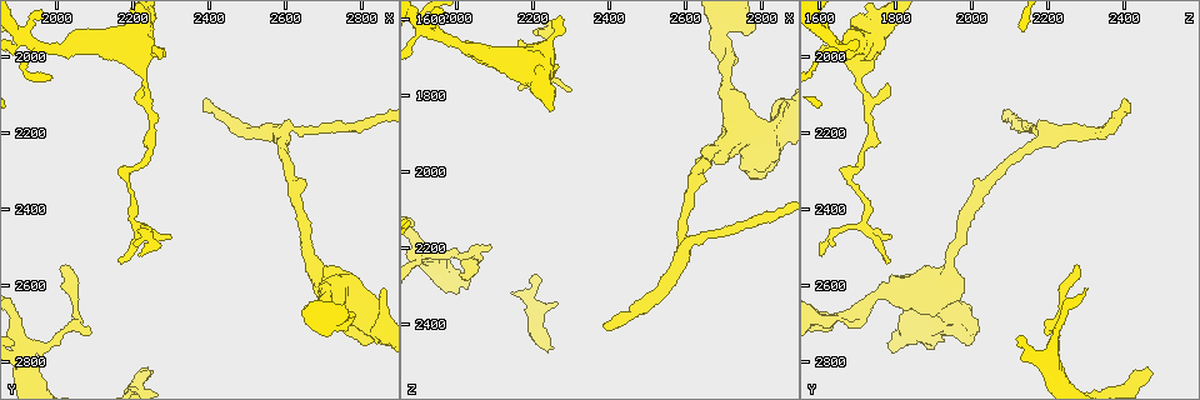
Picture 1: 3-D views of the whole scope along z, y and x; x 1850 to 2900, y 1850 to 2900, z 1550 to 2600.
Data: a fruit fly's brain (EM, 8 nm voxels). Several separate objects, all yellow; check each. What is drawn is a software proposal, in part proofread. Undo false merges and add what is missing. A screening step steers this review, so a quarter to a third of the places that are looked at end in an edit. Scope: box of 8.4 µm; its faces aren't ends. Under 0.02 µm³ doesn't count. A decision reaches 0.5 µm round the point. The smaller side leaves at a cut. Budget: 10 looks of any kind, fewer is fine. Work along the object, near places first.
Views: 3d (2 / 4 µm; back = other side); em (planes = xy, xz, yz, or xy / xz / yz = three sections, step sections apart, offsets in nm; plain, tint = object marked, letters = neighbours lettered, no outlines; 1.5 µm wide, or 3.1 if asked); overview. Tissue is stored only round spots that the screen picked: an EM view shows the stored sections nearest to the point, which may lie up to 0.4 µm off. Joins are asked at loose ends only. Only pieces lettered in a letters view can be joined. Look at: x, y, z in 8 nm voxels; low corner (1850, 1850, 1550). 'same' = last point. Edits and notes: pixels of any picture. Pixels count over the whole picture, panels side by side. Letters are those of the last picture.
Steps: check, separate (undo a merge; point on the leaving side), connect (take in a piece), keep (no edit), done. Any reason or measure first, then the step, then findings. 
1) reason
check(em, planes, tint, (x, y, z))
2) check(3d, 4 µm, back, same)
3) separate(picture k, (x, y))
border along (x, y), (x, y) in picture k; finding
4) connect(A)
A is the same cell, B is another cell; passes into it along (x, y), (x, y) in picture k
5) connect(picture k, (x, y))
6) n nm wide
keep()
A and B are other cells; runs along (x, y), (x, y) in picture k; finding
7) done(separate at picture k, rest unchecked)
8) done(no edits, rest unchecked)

tapers out
check(em, planes, letters, (2015, 2545, 2280))

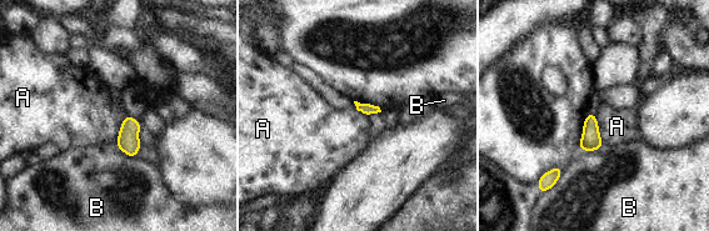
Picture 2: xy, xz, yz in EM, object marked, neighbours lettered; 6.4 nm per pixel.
keep()
A and B are other cells; border along (594, 114), (603, 146) in picture 2; no lettered piece goes on from it

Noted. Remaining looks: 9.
end of a long branch
check(3d, 2 µm, (2385, 2115, 2400))

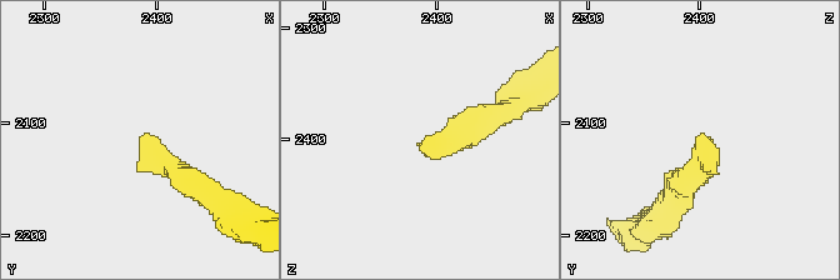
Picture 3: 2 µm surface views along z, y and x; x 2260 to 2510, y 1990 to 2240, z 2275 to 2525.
shape alone is not enough
check(em, xz, step 8, letters, (2394, 2114, 2400))

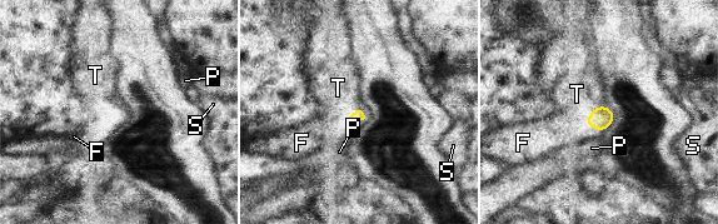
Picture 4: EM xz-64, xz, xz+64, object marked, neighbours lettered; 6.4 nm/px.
connect(F)
F is the same cell, P, S and T are other cells; passes into it along (601, 118), (587, 123), (556, 132) in picture 4; the neuron continues

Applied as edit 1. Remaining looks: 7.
see it whole again
check(overview)

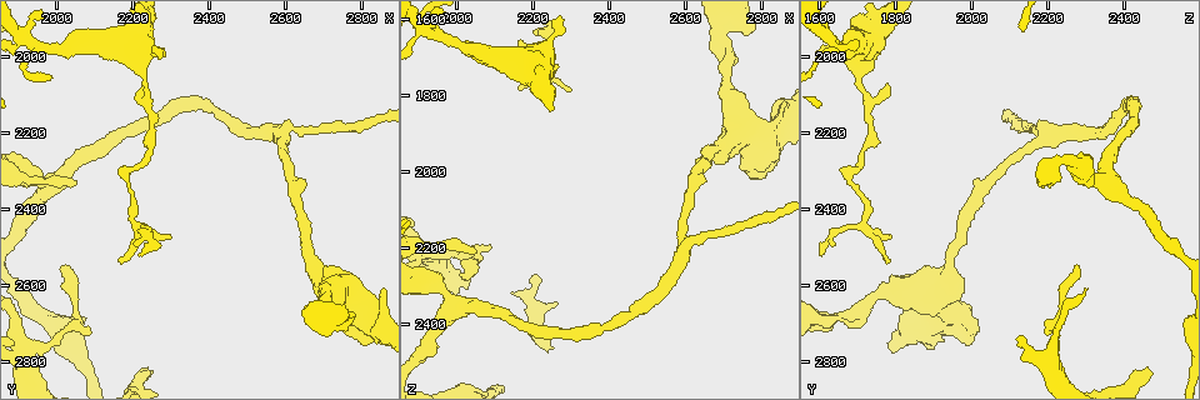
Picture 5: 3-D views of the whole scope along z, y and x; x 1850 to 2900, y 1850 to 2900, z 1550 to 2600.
branch stops here
check(em, xy, step 8, letters, (2250, 2830, 2470))

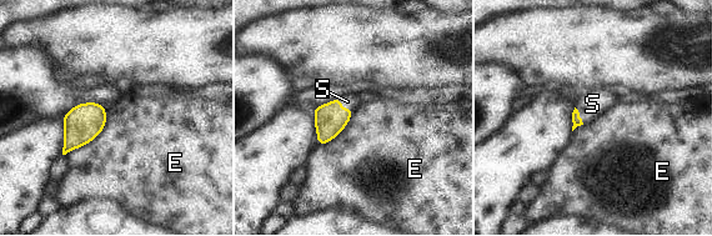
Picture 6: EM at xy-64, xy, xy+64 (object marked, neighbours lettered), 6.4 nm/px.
check(em, planes, letters, same)

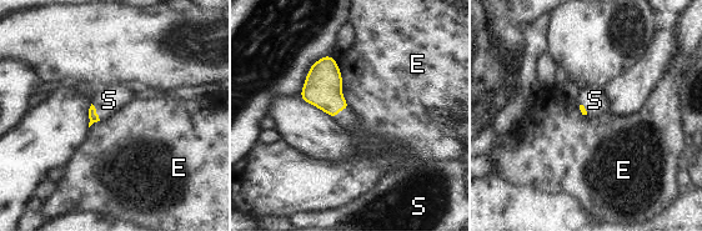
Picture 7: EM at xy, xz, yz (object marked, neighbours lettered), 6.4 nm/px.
E touches over 320 nm
connect(S)
S is the same cell, E is another cell; passes into it along (322, 88), (339, 109), (347, 119) in picture 7; the neuron continues

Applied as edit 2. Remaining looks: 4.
check(overview)

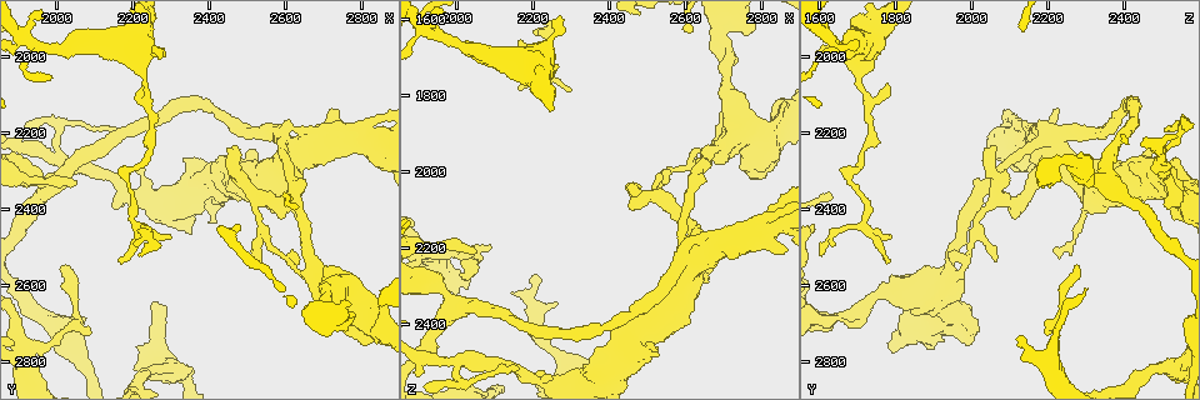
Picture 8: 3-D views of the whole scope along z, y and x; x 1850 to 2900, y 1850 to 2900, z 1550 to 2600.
looks like a crossing
check(em, xz, step 4, letters, (1950, 1980, 1645))

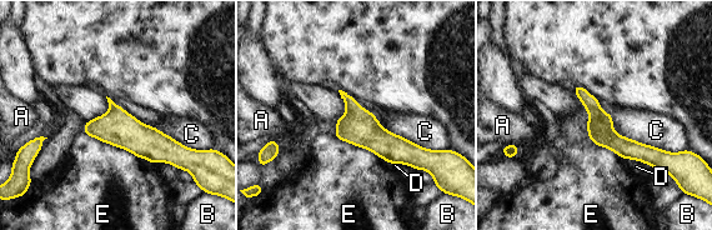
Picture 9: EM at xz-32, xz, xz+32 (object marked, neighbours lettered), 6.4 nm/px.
keep()
A, B, C, D and E are other cells; runs along (577, 88), (620, 145), (665, 159) in picture 9; all the same neuron

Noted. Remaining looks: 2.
done(connect at picture 4, connect at picture 7, rest unchecked)

